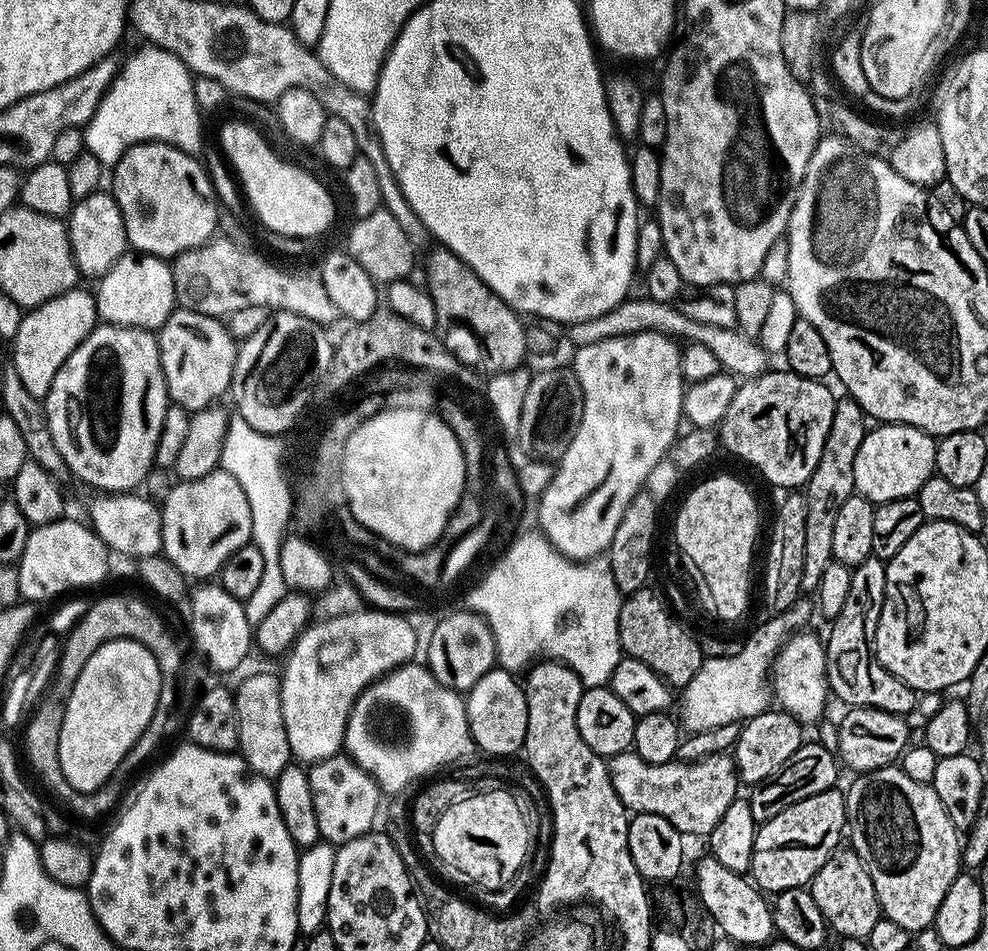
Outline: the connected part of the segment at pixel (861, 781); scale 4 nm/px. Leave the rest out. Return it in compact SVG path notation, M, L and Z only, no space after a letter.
M899 766L879 768L873 772L861 772L849 788L846 788L846 836L853 852L862 858L874 882L874 894L878 894L883 919L898 922L906 931L917 934L936 923L938 906L946 898L946 890L962 872L962 836L950 822L950 814L942 806L931 784L914 782Z

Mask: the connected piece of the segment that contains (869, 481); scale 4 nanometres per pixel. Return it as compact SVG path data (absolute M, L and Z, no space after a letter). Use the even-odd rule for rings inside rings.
M881 423L880 428L865 432L862 446L858 446L858 458L854 458L856 492L873 505L915 496L936 471L936 445L928 433L909 424Z

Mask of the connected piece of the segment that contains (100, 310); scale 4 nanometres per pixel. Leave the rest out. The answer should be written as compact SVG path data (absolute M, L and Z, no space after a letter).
M126 254L118 258L116 265L100 277L98 287L94 292L97 317L124 328L158 330L177 307L169 261L159 256Z

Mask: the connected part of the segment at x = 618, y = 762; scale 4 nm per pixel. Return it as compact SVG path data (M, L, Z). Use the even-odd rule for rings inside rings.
M634 750L620 752L608 761L611 785L619 801L632 814L655 813L666 818L683 836L707 837L722 818L728 806L739 795L740 779L735 759L727 753L706 758L670 763L646 762Z

